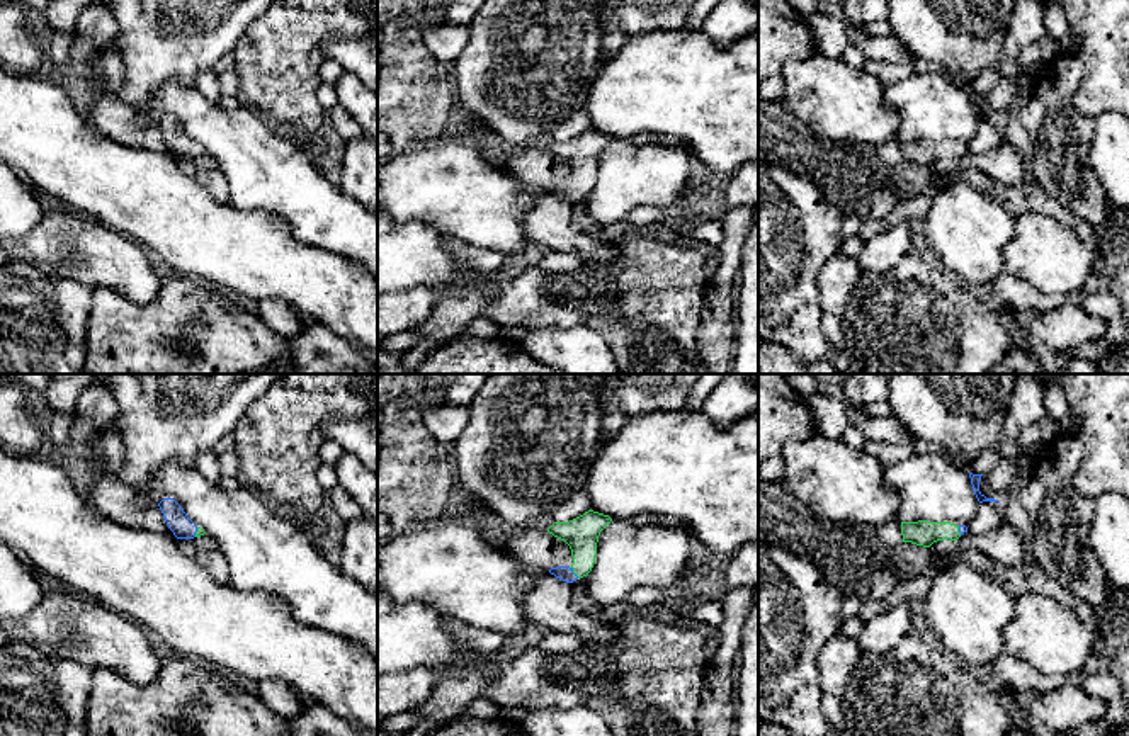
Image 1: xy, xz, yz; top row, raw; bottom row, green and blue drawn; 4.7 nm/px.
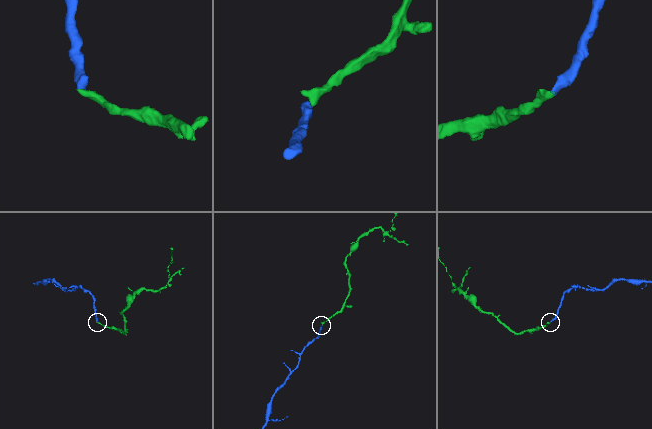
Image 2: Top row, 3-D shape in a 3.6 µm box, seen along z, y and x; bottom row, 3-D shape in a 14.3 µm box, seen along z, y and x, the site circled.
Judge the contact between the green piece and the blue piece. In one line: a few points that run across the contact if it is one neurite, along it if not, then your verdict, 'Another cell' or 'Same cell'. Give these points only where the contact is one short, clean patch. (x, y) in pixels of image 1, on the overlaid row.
Line: xz (582, 534), (582, 563), (573, 571), (565, 573). Same cell

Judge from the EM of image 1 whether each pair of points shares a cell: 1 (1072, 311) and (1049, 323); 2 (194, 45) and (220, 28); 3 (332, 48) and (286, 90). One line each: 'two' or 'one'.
1: one
2: one
3: two

